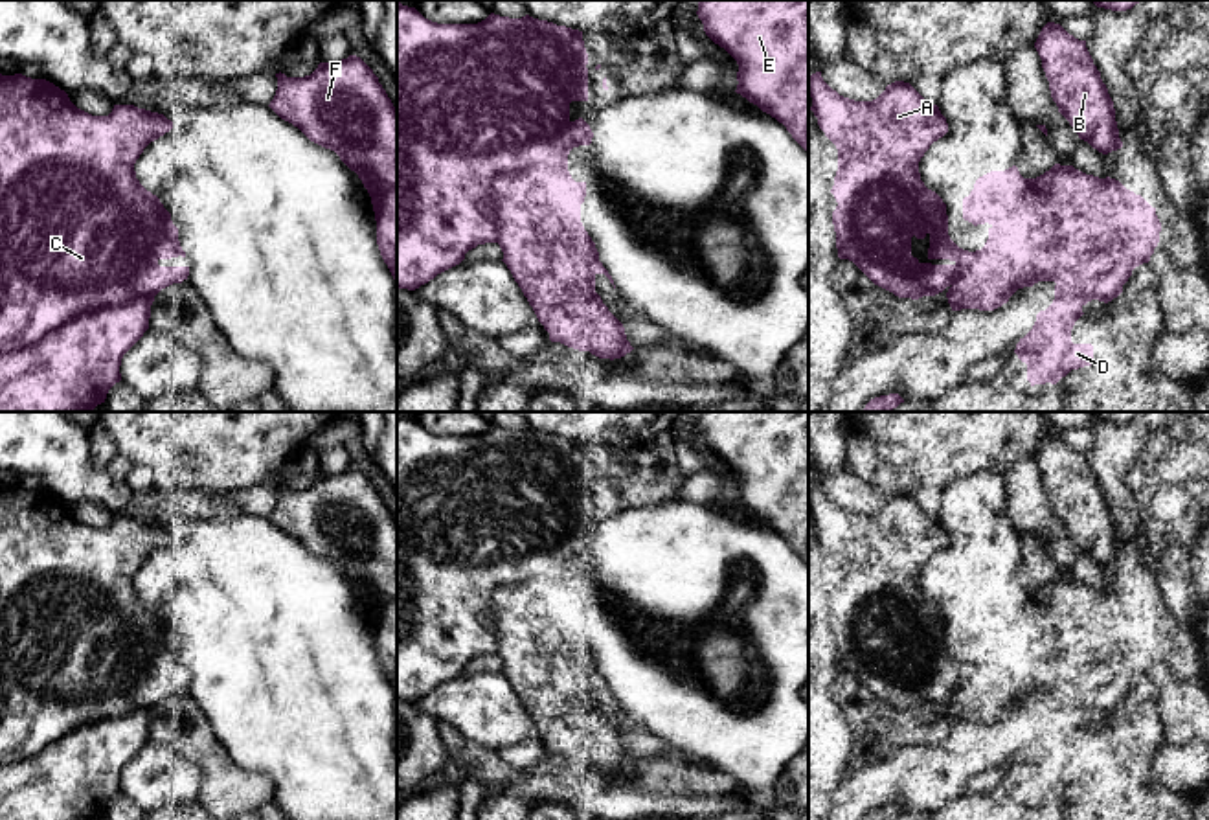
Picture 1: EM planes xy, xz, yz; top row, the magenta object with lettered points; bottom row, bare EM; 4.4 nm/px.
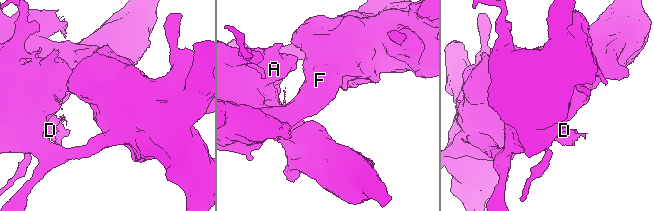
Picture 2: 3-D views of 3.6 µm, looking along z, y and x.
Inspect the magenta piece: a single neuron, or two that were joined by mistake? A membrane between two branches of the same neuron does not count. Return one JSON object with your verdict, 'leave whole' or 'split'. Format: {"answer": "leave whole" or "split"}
{"answer": "split"}

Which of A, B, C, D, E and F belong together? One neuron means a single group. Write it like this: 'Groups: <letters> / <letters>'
Groups: A B C E F / D

